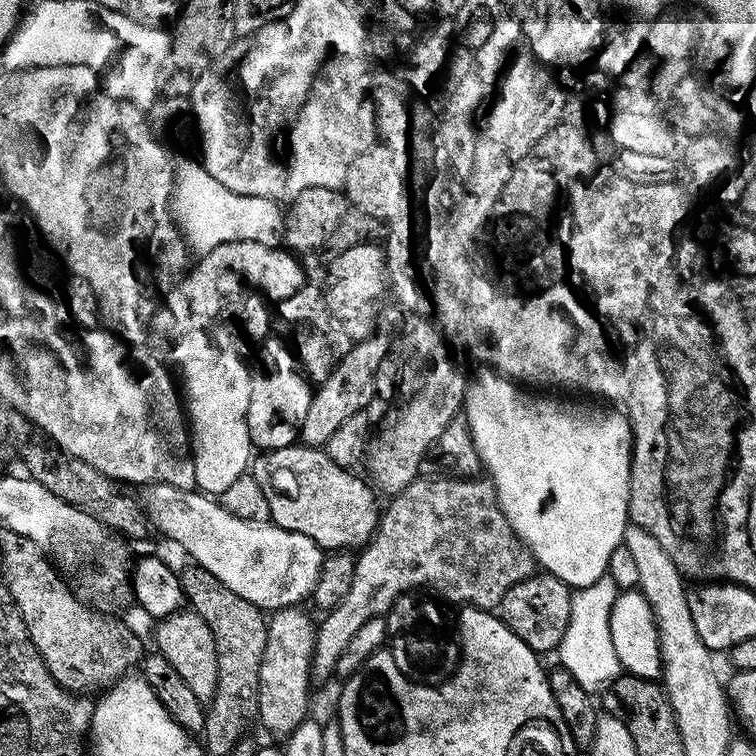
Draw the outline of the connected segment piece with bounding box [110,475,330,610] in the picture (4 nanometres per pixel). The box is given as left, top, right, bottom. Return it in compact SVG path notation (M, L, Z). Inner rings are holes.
M118 476L110 479L111 499L133 508L144 519L148 528L153 528L160 536L168 540L177 540L188 552L193 552L208 568L215 570L238 595L244 596L261 610L268 608L292 608L295 604L303 605L314 594L314 586L318 586L327 575L330 553L322 546L322 542L314 542L314 538L306 538L306 534L294 534L290 530L282 530L275 526L245 526L239 519L222 514L222 510L203 495L187 488L178 488L160 479L144 476Z

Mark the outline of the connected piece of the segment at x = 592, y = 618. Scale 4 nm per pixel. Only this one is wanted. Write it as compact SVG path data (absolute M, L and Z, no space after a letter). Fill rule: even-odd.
M593 582L581 588L570 588L567 595L569 624L566 626L564 637L558 647L560 654L559 663L564 669L574 676L578 686L585 688L588 693L595 693L595 688L611 685L617 676L621 675L622 667L614 652L614 645L610 636L610 614L613 597L600 585L600 582Z

